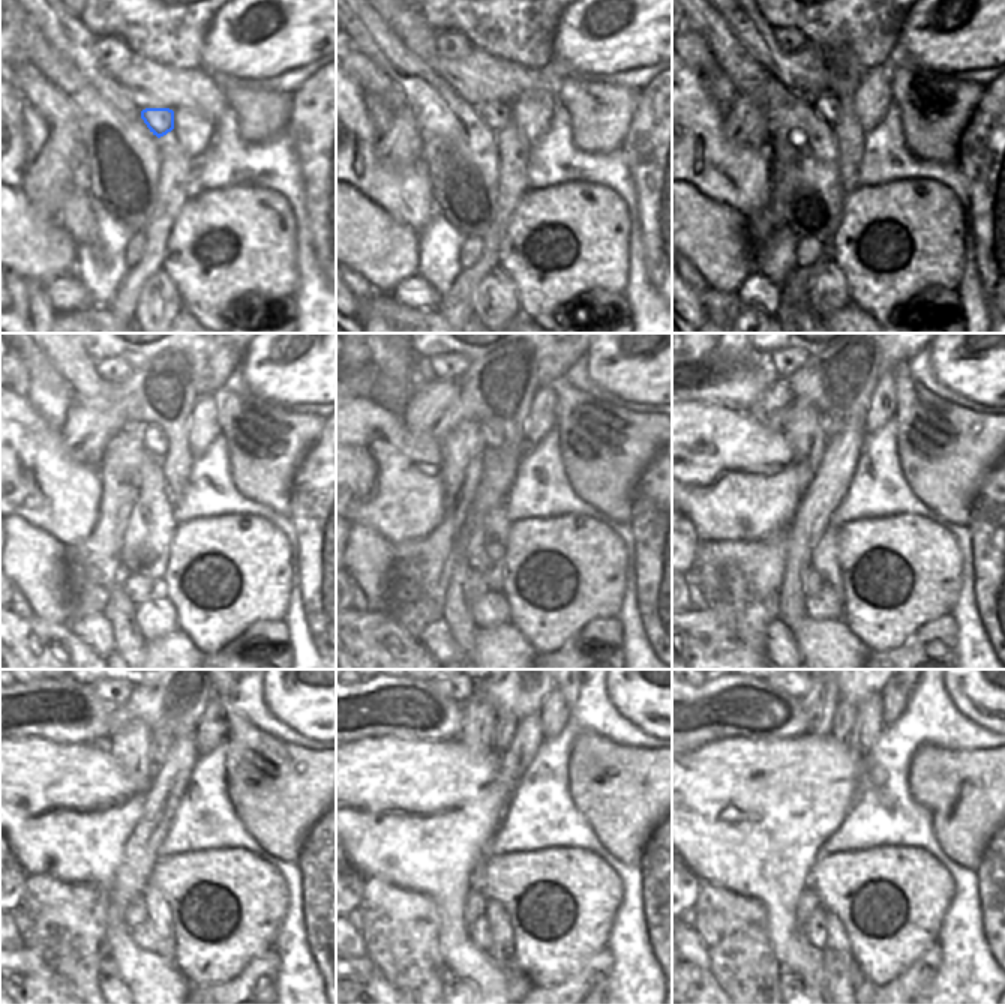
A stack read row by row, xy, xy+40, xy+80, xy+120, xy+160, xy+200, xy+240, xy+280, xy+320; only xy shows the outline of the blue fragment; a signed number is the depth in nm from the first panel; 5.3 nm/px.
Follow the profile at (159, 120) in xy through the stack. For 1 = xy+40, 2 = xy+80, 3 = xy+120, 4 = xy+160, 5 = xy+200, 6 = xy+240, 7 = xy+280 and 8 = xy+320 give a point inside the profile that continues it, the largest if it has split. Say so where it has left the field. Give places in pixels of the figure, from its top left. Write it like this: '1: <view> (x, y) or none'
1: xy+40 (495, 114)
2: xy+80 (827, 105)
3: xy+120 (156, 443)
4: xy+160 (492, 432)
5: xy+200 (830, 423)
6: xy+240 (162, 740)
7: xy+280 (506, 725)
8: xy+320 (845, 715)

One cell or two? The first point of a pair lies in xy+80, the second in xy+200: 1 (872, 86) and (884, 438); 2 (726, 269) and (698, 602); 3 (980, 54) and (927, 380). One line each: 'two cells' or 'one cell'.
1: two cells
2: two cells
3: two cells

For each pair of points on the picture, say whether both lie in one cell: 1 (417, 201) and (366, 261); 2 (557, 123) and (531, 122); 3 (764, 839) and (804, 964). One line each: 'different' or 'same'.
1: different
2: different
3: same

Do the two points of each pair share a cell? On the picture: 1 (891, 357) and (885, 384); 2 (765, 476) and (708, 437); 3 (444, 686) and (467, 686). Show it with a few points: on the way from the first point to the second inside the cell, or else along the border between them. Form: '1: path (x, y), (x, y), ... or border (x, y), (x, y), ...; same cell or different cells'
1: border (882, 368), (890, 369); different cells
2: path (752, 476), (722, 450); same cell
3: path (450, 686), (461, 686); same cell

